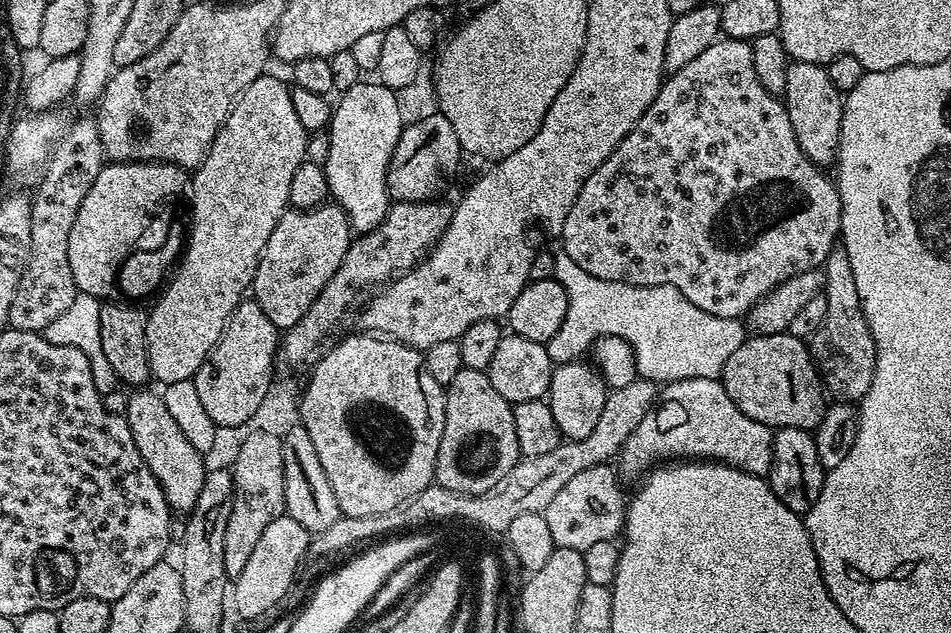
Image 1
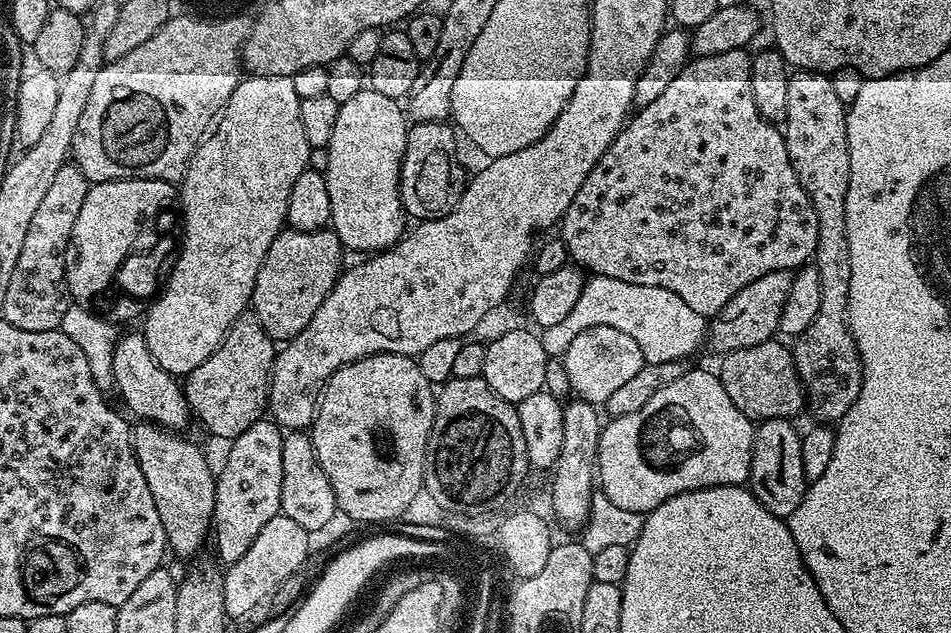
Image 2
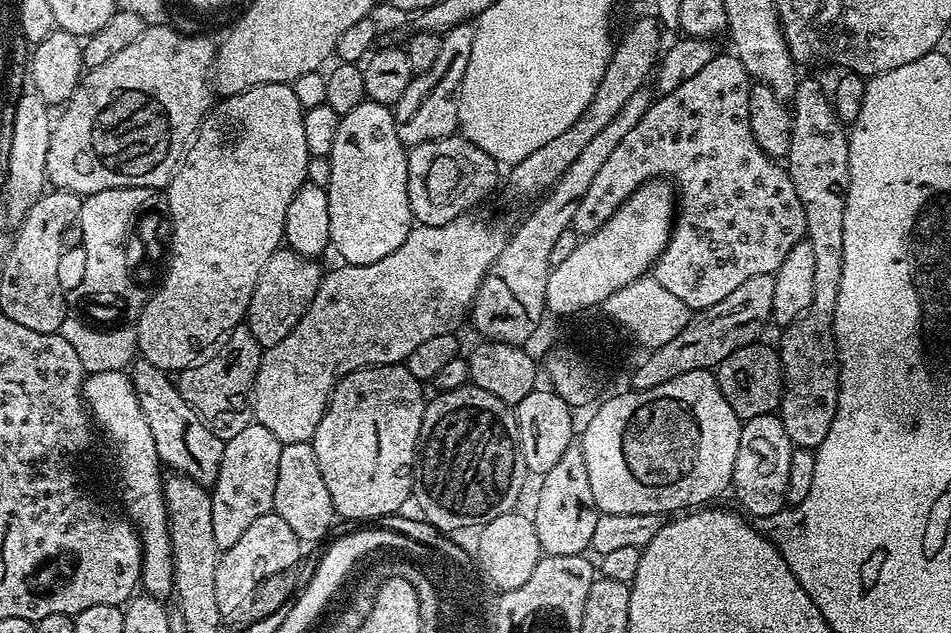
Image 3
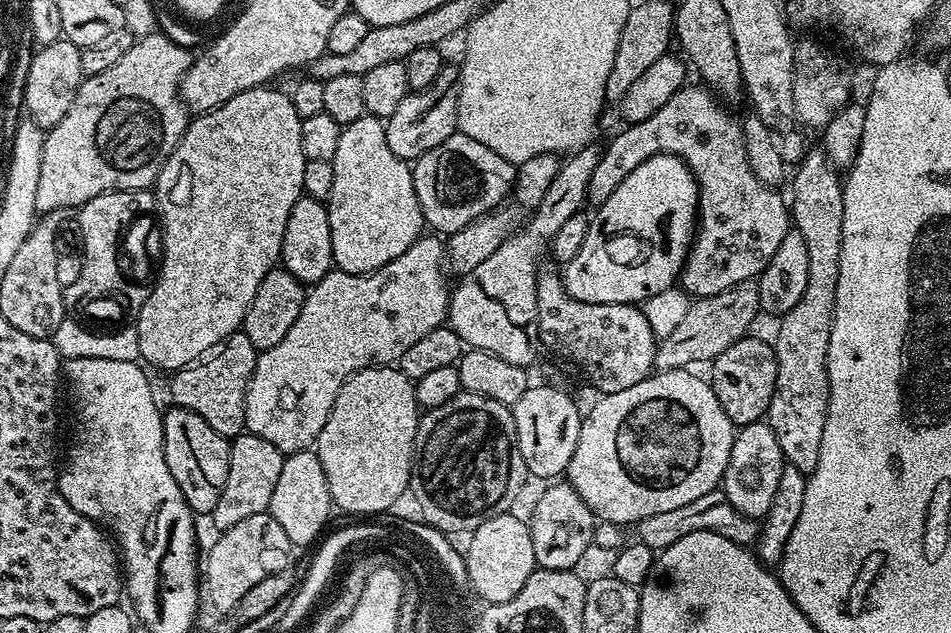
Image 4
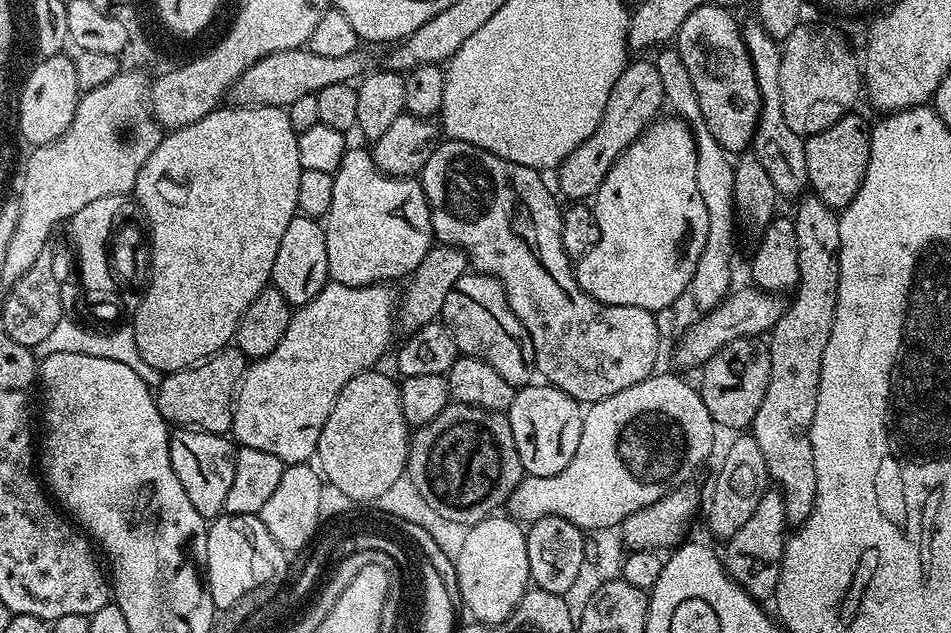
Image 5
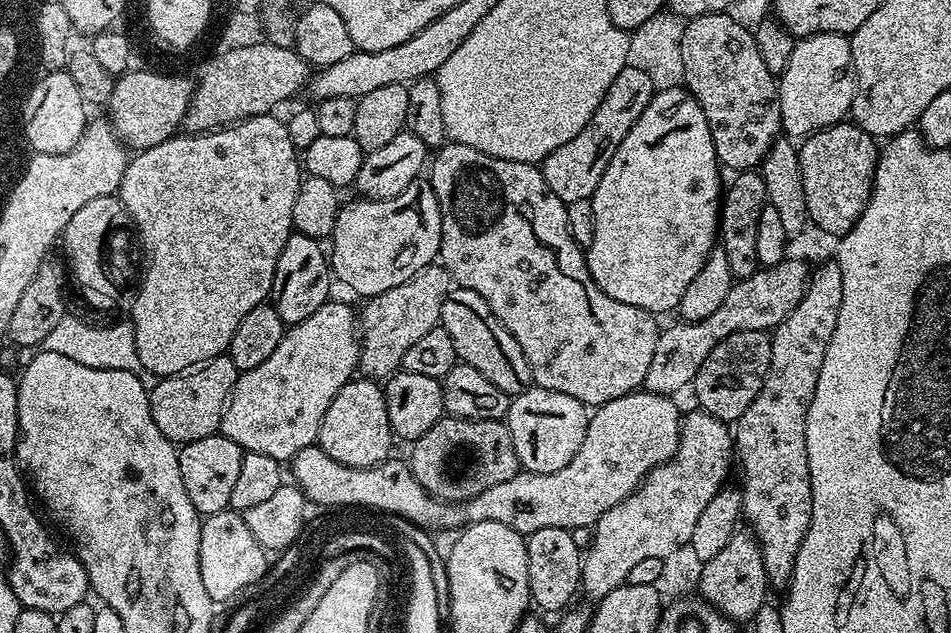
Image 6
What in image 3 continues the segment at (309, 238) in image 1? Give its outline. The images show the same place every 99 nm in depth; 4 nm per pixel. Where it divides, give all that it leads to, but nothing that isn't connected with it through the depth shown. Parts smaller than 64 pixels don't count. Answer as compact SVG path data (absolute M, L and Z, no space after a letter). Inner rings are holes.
M281 246L270 262L262 269L262 278L258 278L258 286L254 286L254 294L250 298L250 306L246 317L246 327L254 334L261 349L274 346L298 326L302 314L314 302L314 294L318 294L318 286L322 275L317 261L311 256L303 256L294 249Z

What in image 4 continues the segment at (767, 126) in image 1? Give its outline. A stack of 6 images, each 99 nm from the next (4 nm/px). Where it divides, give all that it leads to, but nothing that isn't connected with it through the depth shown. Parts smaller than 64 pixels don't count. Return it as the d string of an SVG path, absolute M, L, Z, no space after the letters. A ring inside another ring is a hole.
M685 86L678 89L670 98L670 102L662 106L662 110L654 110L650 118L639 120L637 124L624 126L608 145L605 143L598 166L594 166L594 174L590 174L587 198L587 203L592 206L606 202L606 198L610 198L614 190L618 190L618 182L622 182L622 178L626 178L630 170L642 166L646 158L670 154L682 160L696 179L696 187L700 189L698 223L678 281L679 287L692 298L722 294L734 286L759 277L766 262L774 258L774 250L778 250L782 238L786 238L790 231L790 208L785 197L783 200L777 189L758 182L758 178L754 178L754 170L750 170L741 121L735 120L707 87L699 87Z

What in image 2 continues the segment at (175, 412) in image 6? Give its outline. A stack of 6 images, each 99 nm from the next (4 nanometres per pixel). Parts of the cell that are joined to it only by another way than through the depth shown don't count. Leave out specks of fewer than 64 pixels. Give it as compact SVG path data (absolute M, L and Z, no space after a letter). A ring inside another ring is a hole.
M245 310L237 318L224 341L214 354L202 362L183 381L184 396L188 399L191 415L196 416L209 428L213 437L231 442L254 422L265 415L268 408L268 387L272 381L272 363L276 360L277 345L262 330L255 312ZM221 436L221 437L220 437Z

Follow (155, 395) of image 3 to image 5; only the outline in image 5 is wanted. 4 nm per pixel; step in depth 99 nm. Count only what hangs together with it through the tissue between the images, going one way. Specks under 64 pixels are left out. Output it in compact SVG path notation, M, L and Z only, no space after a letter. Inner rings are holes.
M180 426L168 437L170 446L170 466L186 490L186 498L202 514L205 521L211 522L224 512L226 494L234 483L234 462L237 445L227 435L219 432L202 432L191 426Z

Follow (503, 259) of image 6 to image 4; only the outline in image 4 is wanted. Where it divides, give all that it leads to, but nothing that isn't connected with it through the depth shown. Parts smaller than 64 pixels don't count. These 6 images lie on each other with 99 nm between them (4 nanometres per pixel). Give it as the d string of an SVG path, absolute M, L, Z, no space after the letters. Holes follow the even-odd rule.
M457 134L418 157L411 170L425 225L433 233L451 234L465 228L475 217L485 216L503 204L514 187L518 168L502 158L502 154L494 154L490 146L482 146L482 142L474 142L474 138ZM541 271L536 278L536 318L538 321L538 340L553 352L553 357L561 356L569 360L574 367L597 388L597 393L627 390L629 386L638 386L647 376L651 376L656 362L658 338L650 330L643 311L635 304L587 304L570 298L564 288L559 271Z

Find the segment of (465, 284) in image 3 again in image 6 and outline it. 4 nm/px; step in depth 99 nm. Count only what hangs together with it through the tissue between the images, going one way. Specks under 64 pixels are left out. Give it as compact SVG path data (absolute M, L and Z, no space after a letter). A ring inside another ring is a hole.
M323 304L310 314L310 318L291 325L285 331L282 342L278 342L274 354L270 354L262 366L254 366L254 370L237 375L232 395L224 407L219 435L230 438L230 442L238 442L245 452L266 454L281 462L291 461L292 457L319 441L322 418L326 418L326 410L330 410L330 402L334 402L338 390L357 375L361 351L362 340L358 335L358 316L354 308L352 312L348 304Z

